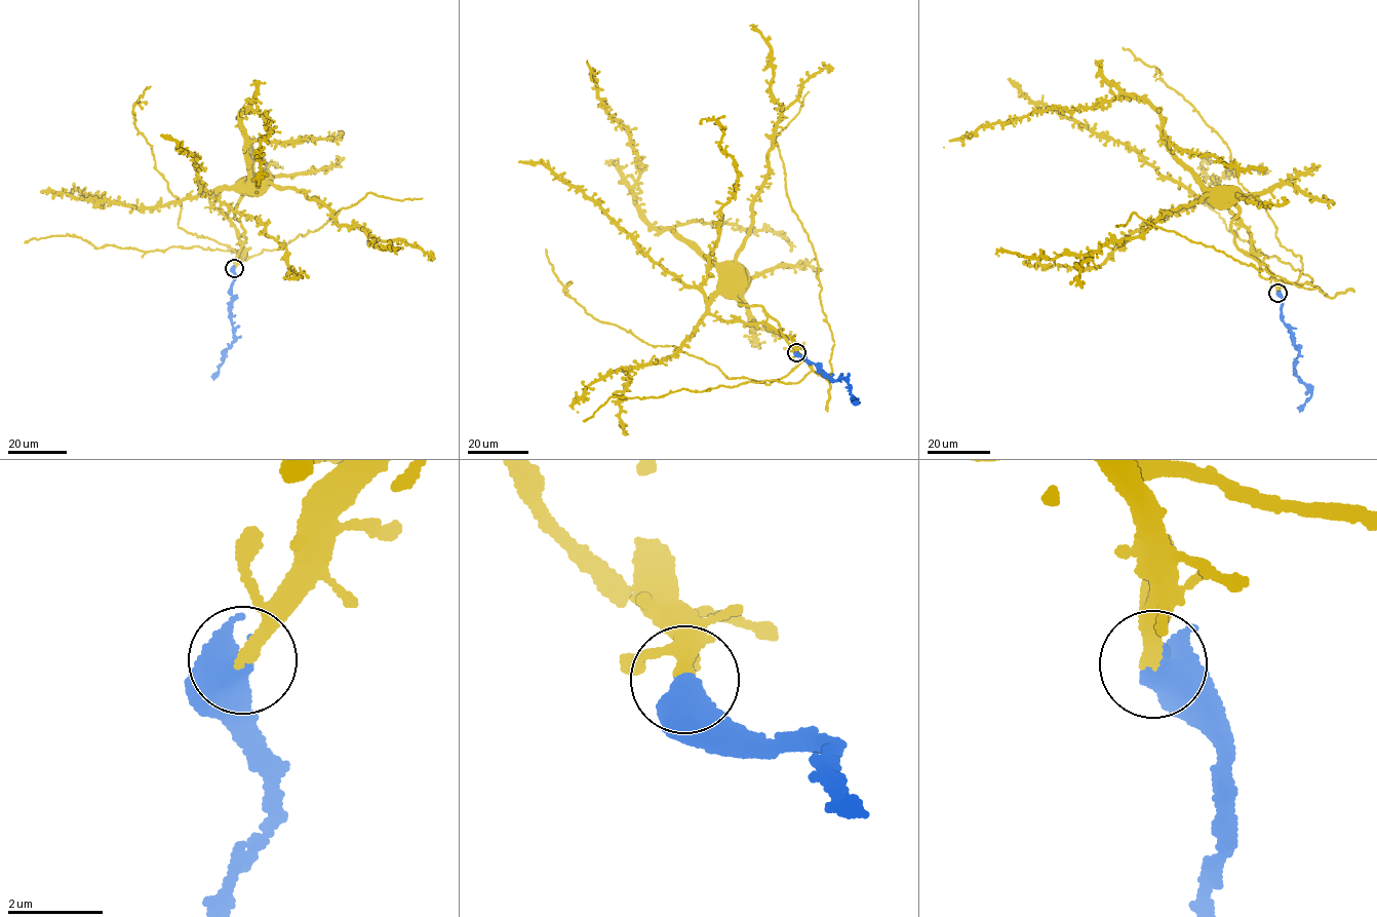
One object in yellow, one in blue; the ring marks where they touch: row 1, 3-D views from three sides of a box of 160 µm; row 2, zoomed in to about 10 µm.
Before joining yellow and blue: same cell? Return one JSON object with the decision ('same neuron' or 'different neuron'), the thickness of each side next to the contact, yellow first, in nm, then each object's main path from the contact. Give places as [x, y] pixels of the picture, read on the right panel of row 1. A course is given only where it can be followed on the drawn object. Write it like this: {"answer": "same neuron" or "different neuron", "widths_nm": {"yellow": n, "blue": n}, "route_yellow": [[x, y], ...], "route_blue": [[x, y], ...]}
{"answer": "same neuron", "widths_nm": {"yellow": 320, "blue": 500}, "route_yellow": [[1277, 293], [1276, 281], [1265, 263], [1237, 249], [1231, 220], [1238, 205], [1228, 187]], "route_blue": [[1277, 293], [1282, 298], [1282, 321], [1298, 350], [1295, 374], [1311, 394], [1299, 412]]}

